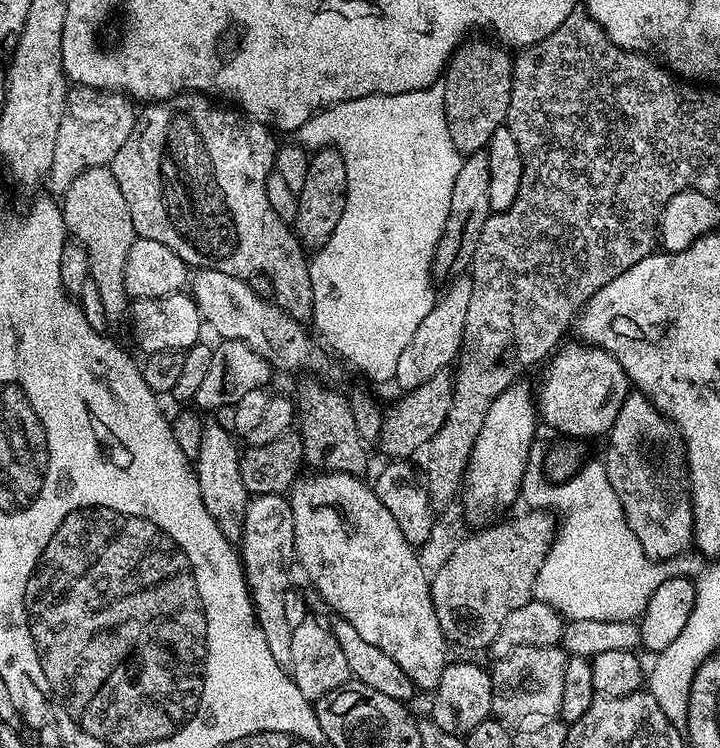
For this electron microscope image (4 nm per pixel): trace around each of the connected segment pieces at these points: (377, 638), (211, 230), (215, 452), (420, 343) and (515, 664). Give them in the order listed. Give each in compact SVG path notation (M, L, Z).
M328 472L325 477L323 480L316 476L304 485L297 482L290 489L288 501L294 514L297 565L302 566L317 594L336 611L335 615L350 622L370 646L386 650L386 654L406 670L417 689L436 689L449 659L450 644L442 626L438 626L438 614L434 614L430 572L416 557L417 549L413 544L402 538L402 530L398 530L398 522L394 522L390 510L382 506L376 493L368 484L363 484L360 476L352 476L349 472Z
M185 90L168 100L149 103L145 107L148 109L137 115L130 138L122 142L122 150L114 154L110 165L114 178L118 178L118 190L122 190L126 206L130 206L137 237L170 246L178 258L196 270L213 268L243 278L265 275L273 284L277 307L292 319L311 321L314 286L310 286L309 257L295 231L270 210L266 199L266 178L274 171L278 141L268 125L216 104L207 95Z
M215 422L205 423L204 437L202 446L198 446L198 458L194 462L196 477L198 478L198 490L202 494L202 502L218 522L218 530L226 539L236 542L239 541L244 525L244 511L250 499L250 493L242 482L240 473L241 449L236 449L236 444L232 441L233 433Z
M466 272L457 273L447 284L448 288L437 297L435 306L426 317L422 318L418 329L406 344L406 349L398 356L393 379L403 391L412 391L434 374L445 371L459 357L463 349L466 313L469 310L472 293L472 277Z
M518 646L518 650L510 650L510 654L499 657L490 668L492 716L515 726L530 714L557 715L562 706L562 674L568 658L568 653L560 646Z

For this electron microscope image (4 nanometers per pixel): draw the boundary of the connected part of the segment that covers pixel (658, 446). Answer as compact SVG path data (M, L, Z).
M635 390L629 391L627 398L622 402L622 410L618 410L618 418L614 418L614 426L606 434L608 440L608 449L602 455L602 463L606 470L606 478L610 482L610 486L614 486L614 494L618 494L618 502L624 511L626 522L630 526L630 530L634 530L634 534L638 538L638 542L642 542L642 550L646 550L646 554L652 560L657 562L672 562L675 556L683 554L687 548L693 547L692 539L692 497L688 491L688 481L686 479L686 461L684 459L684 442L680 439L678 429L672 425L671 420L667 420L662 413L653 406L648 397L643 396Z

